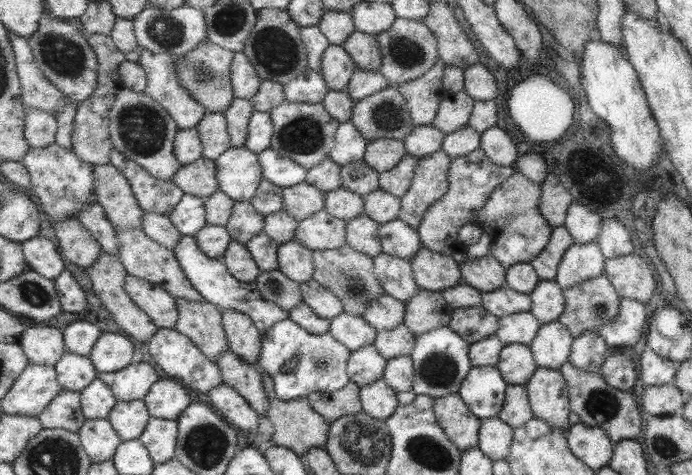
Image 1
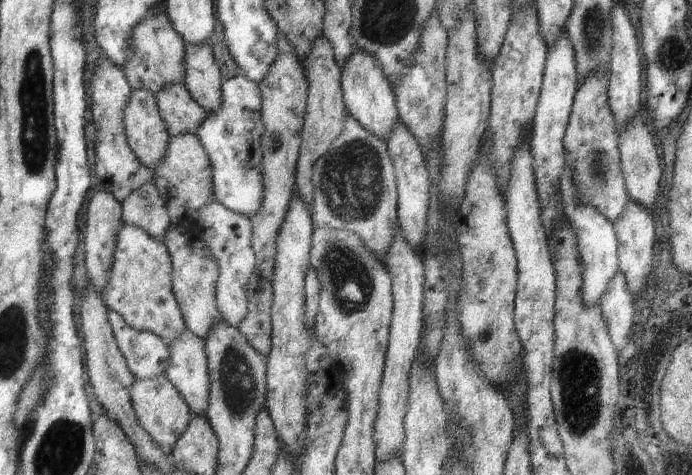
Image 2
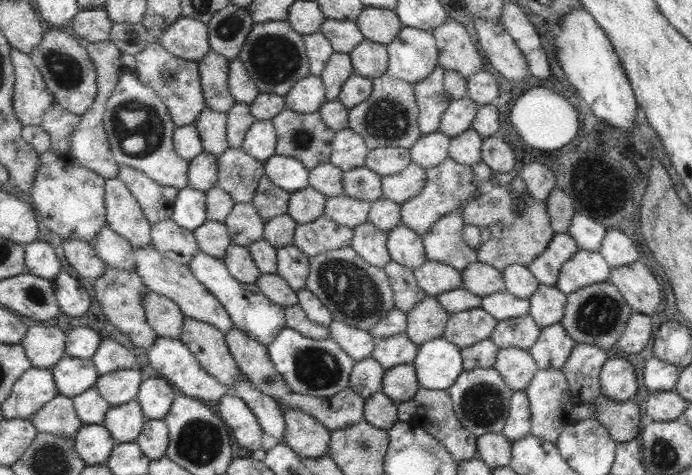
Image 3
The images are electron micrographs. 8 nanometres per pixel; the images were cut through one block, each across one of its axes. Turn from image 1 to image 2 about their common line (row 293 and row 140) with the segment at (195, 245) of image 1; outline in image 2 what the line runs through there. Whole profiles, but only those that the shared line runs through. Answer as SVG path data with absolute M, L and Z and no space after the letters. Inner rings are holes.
M242 71L232 79L223 81L223 104L219 112L209 111L197 136L211 156L213 184L216 200L237 214L255 218L261 212L265 200L263 173L263 146L261 134L265 130L263 120L263 96L259 84L249 80Z

